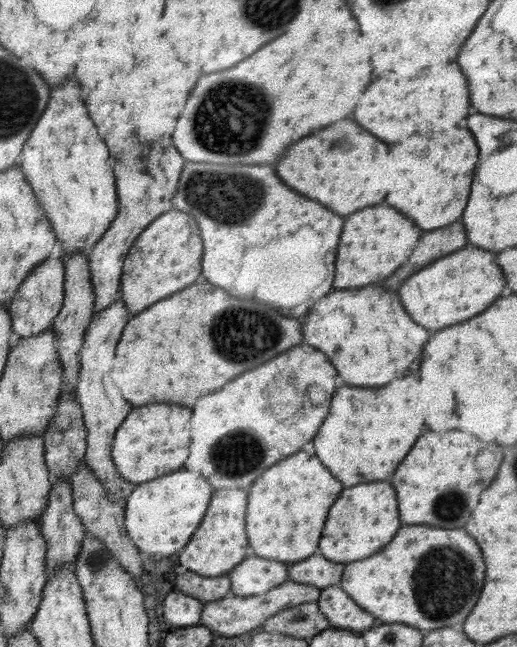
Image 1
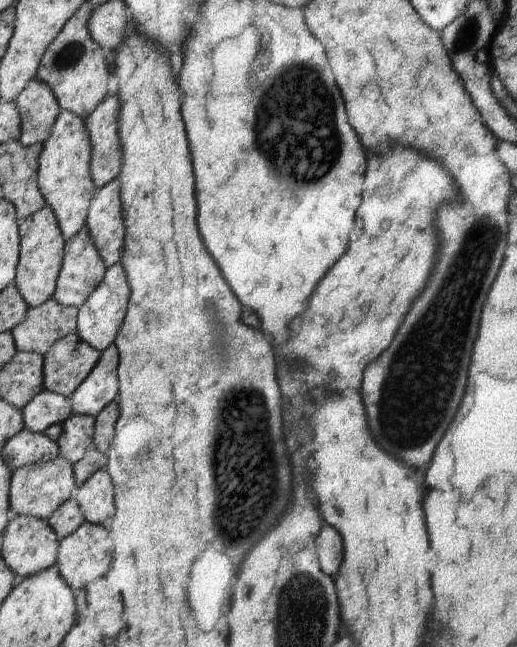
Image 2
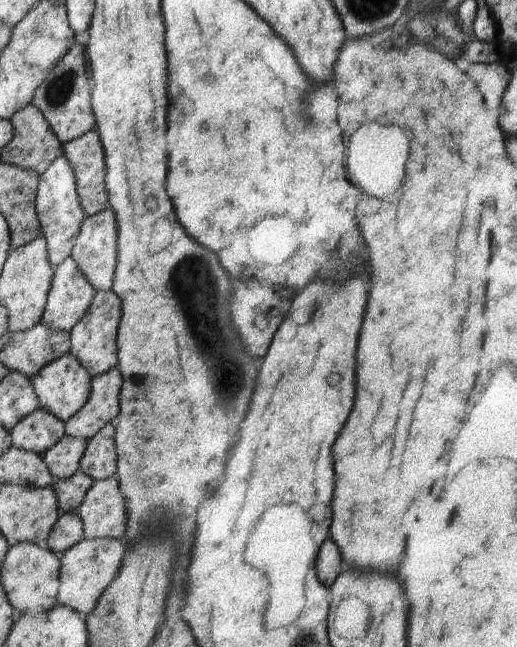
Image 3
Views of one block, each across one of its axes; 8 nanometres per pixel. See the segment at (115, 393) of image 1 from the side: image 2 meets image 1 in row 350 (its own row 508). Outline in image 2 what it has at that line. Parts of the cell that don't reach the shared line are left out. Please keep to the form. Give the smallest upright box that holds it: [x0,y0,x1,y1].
[75,468,115,530]

